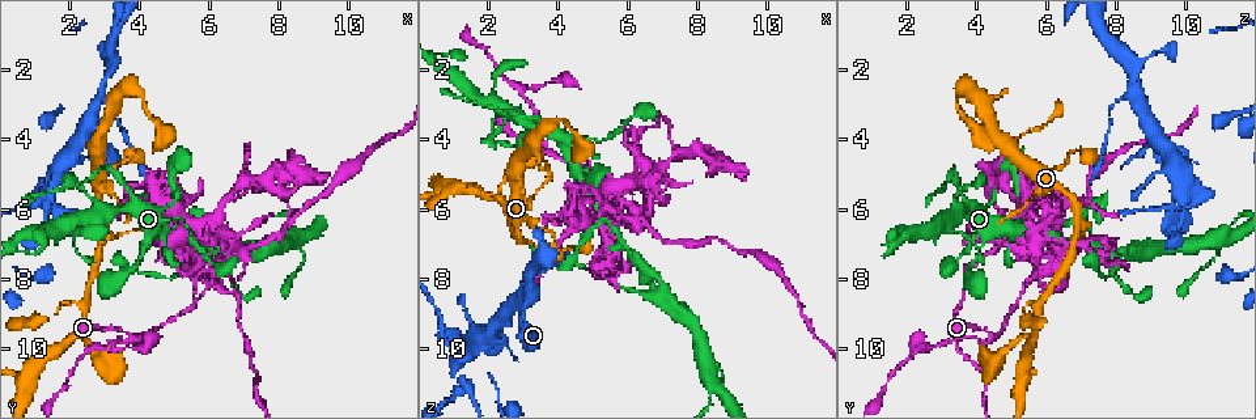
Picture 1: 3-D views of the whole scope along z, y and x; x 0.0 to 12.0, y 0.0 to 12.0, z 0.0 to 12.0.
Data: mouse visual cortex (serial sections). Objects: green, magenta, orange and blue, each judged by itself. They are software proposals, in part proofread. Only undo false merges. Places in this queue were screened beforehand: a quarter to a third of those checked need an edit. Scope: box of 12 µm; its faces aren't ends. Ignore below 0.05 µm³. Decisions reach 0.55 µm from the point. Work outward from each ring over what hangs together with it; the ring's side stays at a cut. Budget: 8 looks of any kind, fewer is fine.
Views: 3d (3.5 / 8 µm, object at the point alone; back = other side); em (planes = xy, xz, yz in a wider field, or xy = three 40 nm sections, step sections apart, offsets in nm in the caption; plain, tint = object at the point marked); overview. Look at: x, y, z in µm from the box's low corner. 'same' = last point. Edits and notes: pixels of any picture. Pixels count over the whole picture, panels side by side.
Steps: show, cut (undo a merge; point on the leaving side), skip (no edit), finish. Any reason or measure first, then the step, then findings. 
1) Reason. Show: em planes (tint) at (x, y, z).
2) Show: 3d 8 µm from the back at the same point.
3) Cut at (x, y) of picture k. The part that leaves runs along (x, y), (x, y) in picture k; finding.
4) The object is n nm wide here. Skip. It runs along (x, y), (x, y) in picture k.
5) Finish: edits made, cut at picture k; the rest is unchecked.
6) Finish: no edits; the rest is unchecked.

Two arms in line, one across. Show: 3d 3.5 µm from the back at (3.7, 9.7, 4.4).

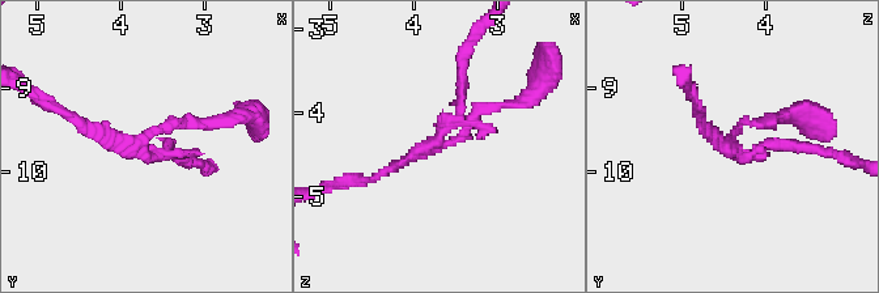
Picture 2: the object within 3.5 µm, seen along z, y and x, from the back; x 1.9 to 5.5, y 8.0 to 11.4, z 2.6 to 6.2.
Now the EM. Show: em planes (tint) at (3.70, 9.60, 4.40).

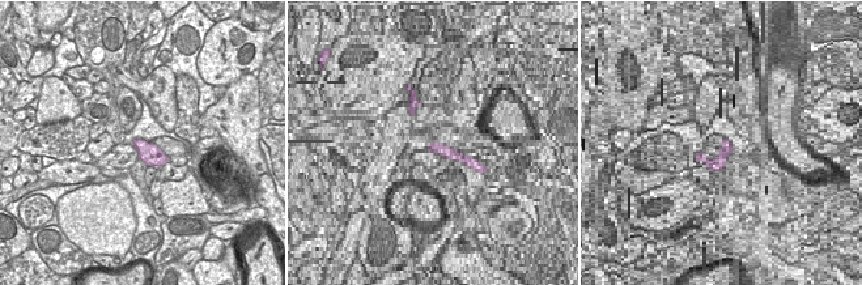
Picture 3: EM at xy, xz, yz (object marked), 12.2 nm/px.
Show: em xy step 1 (tint) at the same point.

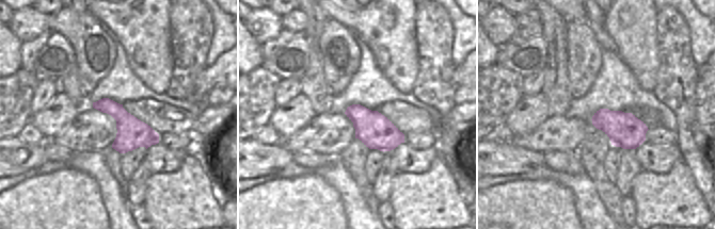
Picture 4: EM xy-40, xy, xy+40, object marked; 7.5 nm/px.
Skip. It runs along (501, 105), (365, 181) in picture 2; one cell here.

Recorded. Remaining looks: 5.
Two arms in line, one across. Show: 3d 3.5 µm at (5.7, 8.5, 5.2).

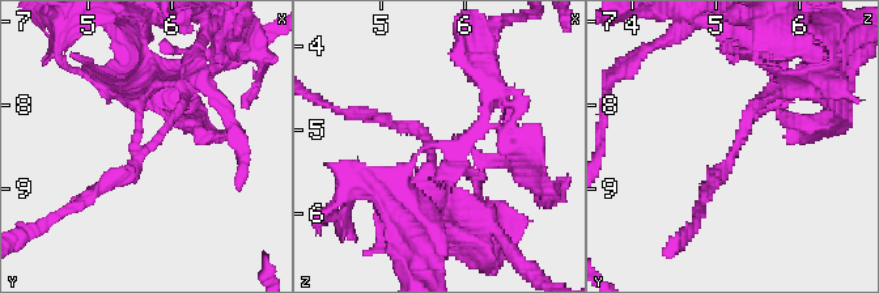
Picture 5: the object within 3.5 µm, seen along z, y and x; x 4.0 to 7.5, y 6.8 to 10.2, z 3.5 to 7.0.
3 arms meet here; the arms are 150, 150, 150 nm wide. Show: em xy step 3 (tint) at (5.65, 8.55, 5.20).

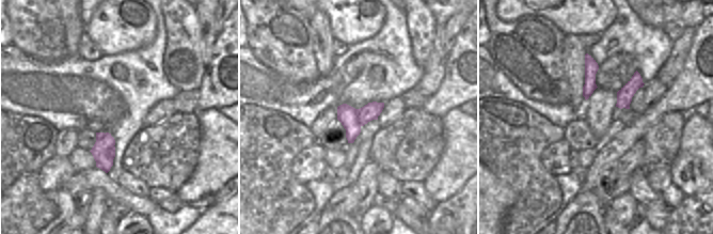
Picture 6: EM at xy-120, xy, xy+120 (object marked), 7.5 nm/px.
Cut at (162, 98) of picture 5. A border runs along (113, 145), (107, 155), (109, 168) in picture 6; a second cell is stuck on.

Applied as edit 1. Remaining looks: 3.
Three arms meet. Show: 3d 3.5 µm at (2.6, 3.6, 9.0).

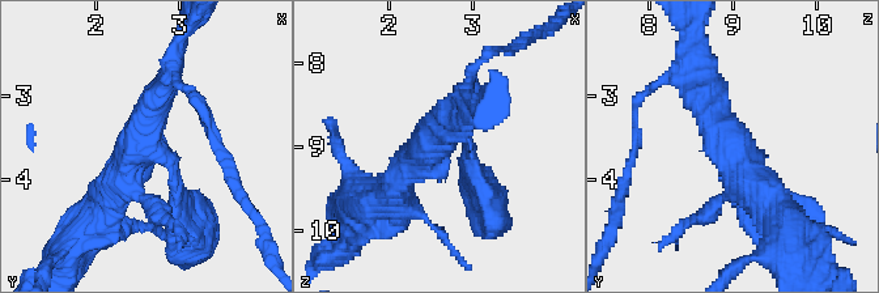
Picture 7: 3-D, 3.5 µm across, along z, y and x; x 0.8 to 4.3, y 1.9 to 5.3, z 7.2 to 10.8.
Show: em xy step 3 (tint) at (2.60, 3.60, 8.90).

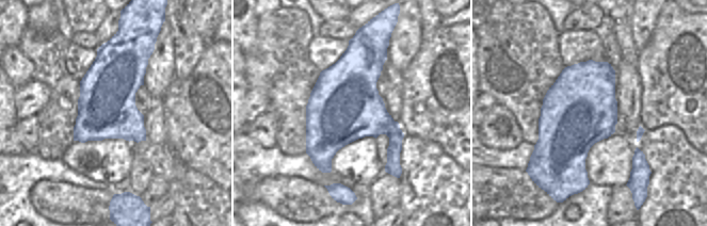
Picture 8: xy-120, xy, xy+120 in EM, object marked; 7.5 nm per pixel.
Show: em xy step 1 (tint) at the same point.

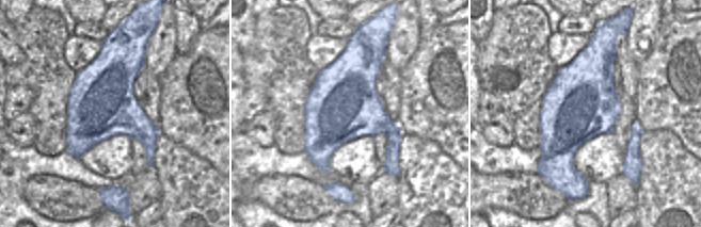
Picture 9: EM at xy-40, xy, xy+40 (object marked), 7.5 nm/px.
Skip. It runs along (472, 172), (449, 135), (400, 185) in picture 7; all the same cell.

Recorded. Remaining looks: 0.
Finish: edits made, cut at picture 5; the rest is unchecked.

